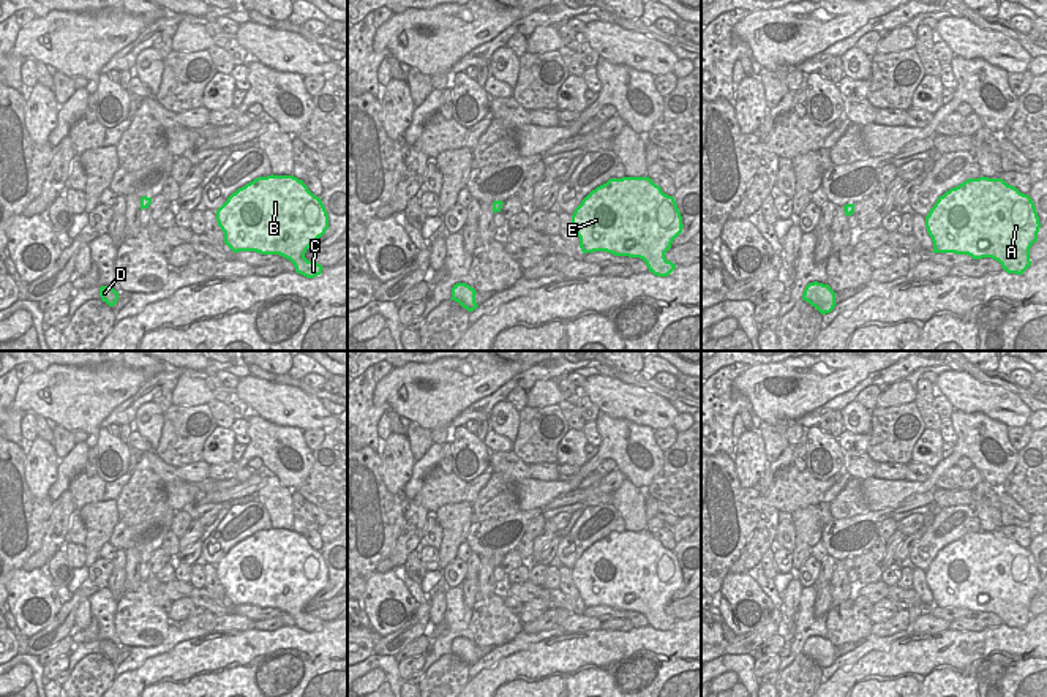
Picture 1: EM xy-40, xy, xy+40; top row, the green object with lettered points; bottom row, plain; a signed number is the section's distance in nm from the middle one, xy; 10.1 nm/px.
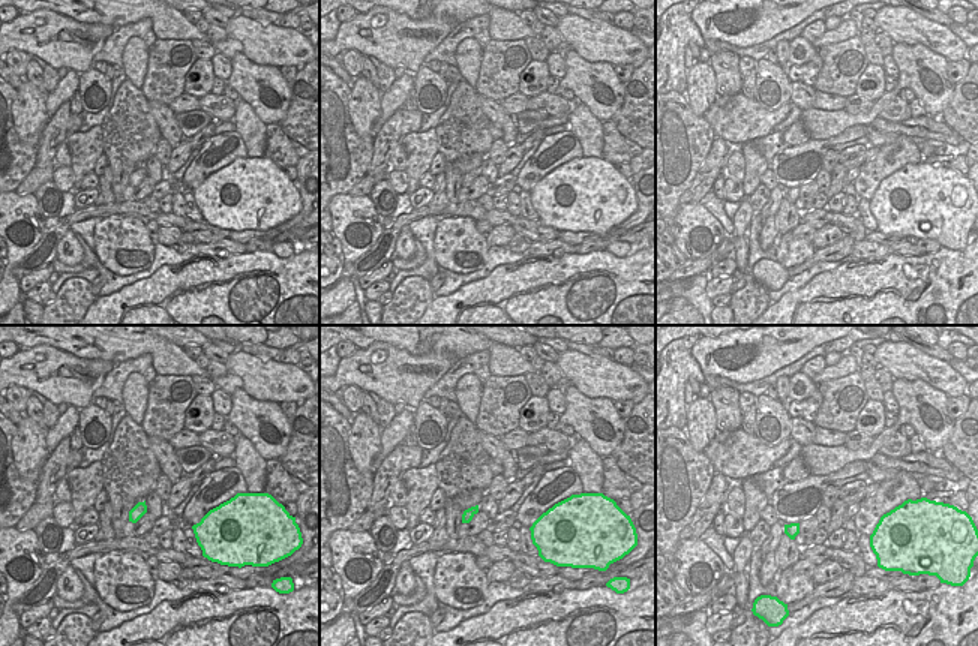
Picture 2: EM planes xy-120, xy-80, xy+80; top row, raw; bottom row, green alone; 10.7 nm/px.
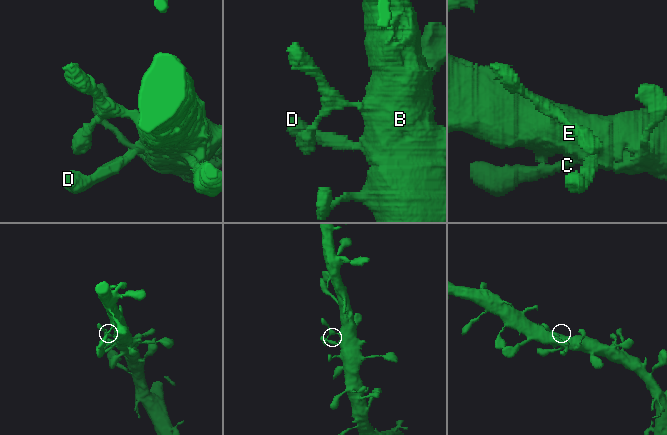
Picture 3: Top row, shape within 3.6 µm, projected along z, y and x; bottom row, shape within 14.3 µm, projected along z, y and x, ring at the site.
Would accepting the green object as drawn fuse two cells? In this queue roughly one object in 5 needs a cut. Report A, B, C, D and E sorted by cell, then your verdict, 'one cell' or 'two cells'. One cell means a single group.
A B C D E | one cell

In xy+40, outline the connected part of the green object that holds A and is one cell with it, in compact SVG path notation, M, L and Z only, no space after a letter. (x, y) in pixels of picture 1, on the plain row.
M968 533L938 552L925 571L932 607L992 612L1022 629L1041 582L1034 556L1003 533Z

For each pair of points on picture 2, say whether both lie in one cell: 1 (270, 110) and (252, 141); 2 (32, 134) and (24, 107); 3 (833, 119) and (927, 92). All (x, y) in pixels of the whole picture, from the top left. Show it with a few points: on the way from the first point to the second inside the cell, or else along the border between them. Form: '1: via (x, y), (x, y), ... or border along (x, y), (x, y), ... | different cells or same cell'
1: border along (239, 96), (266, 125) | different cells
2: via (29, 128), (29, 113) | same cell
3: via (857, 119), (867, 119), (903, 84) | same cell

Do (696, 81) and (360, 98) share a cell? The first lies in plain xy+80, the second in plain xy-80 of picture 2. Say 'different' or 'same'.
same

